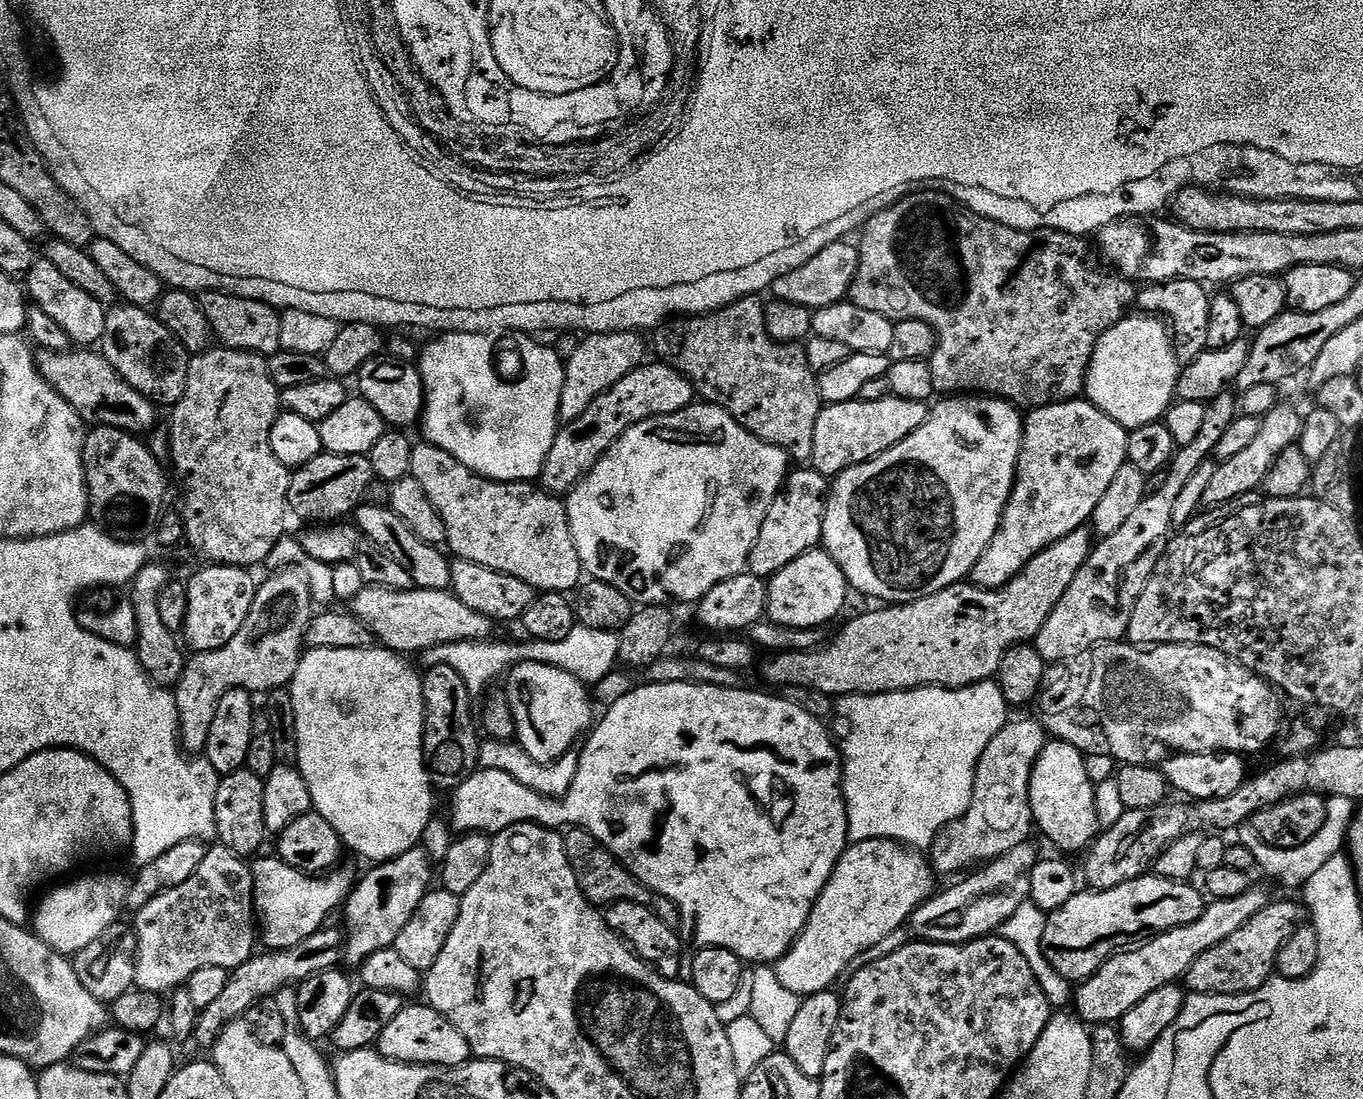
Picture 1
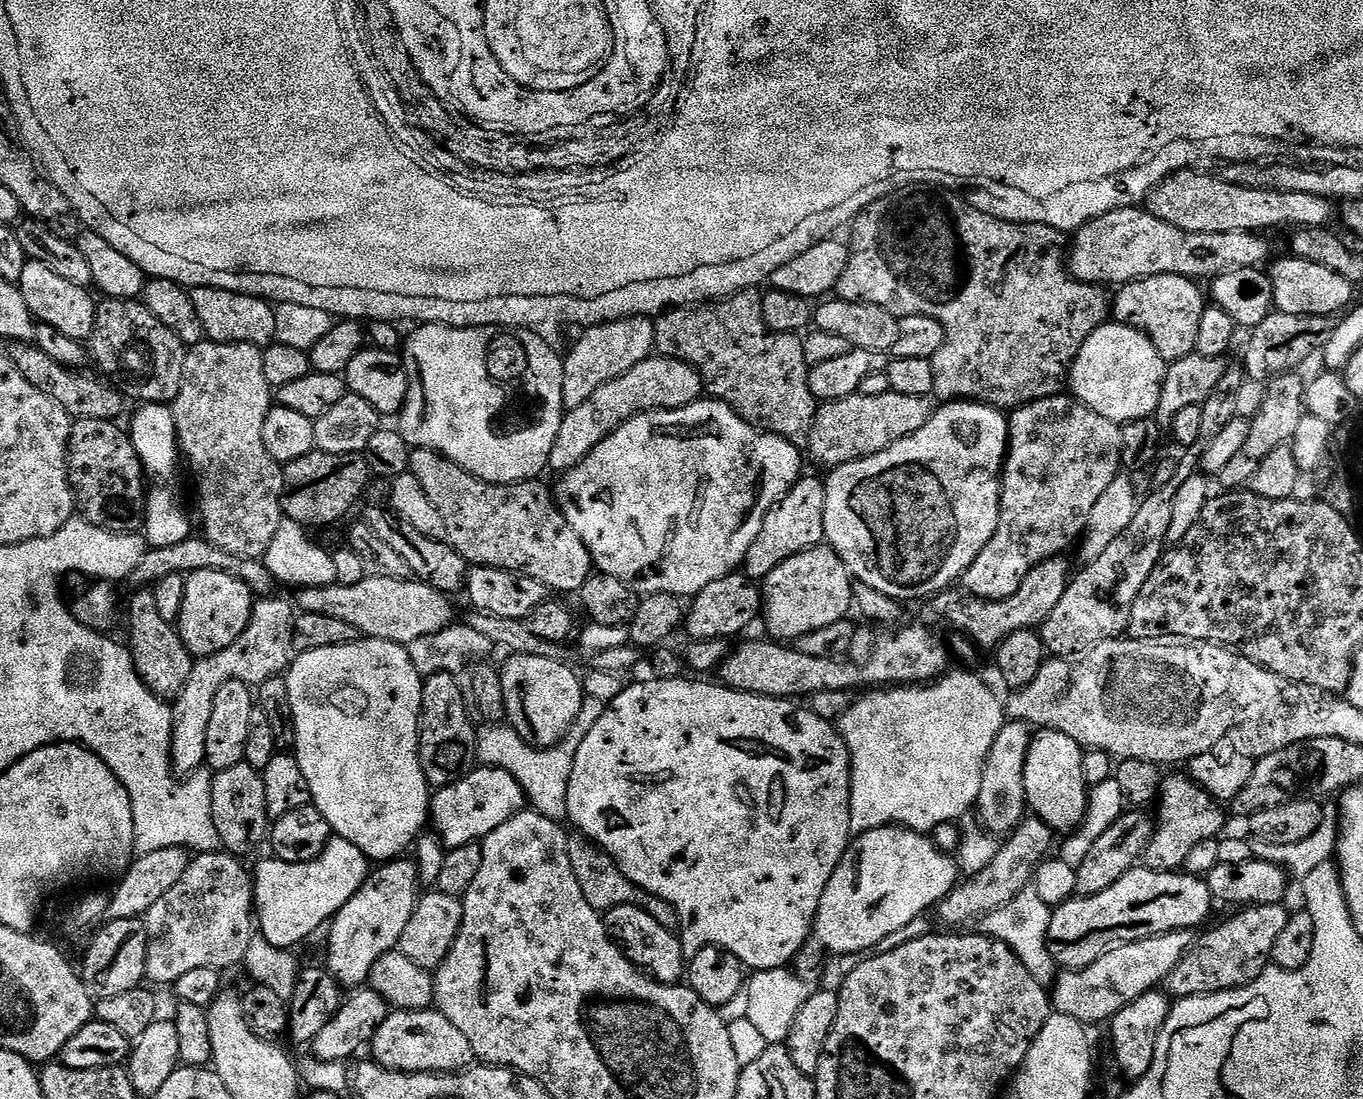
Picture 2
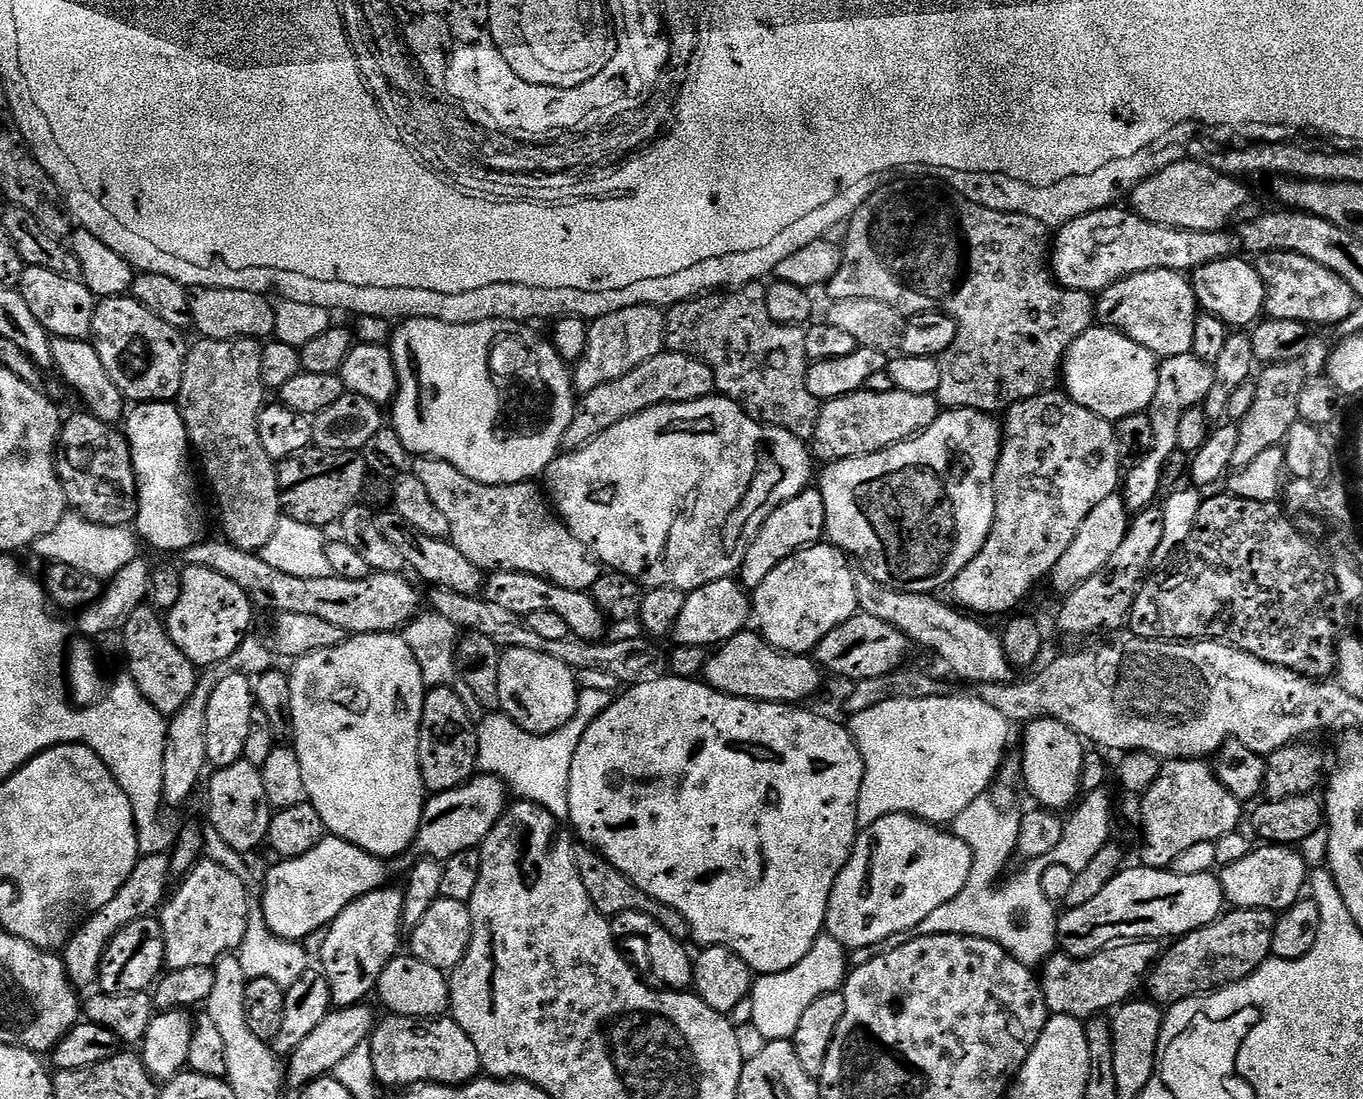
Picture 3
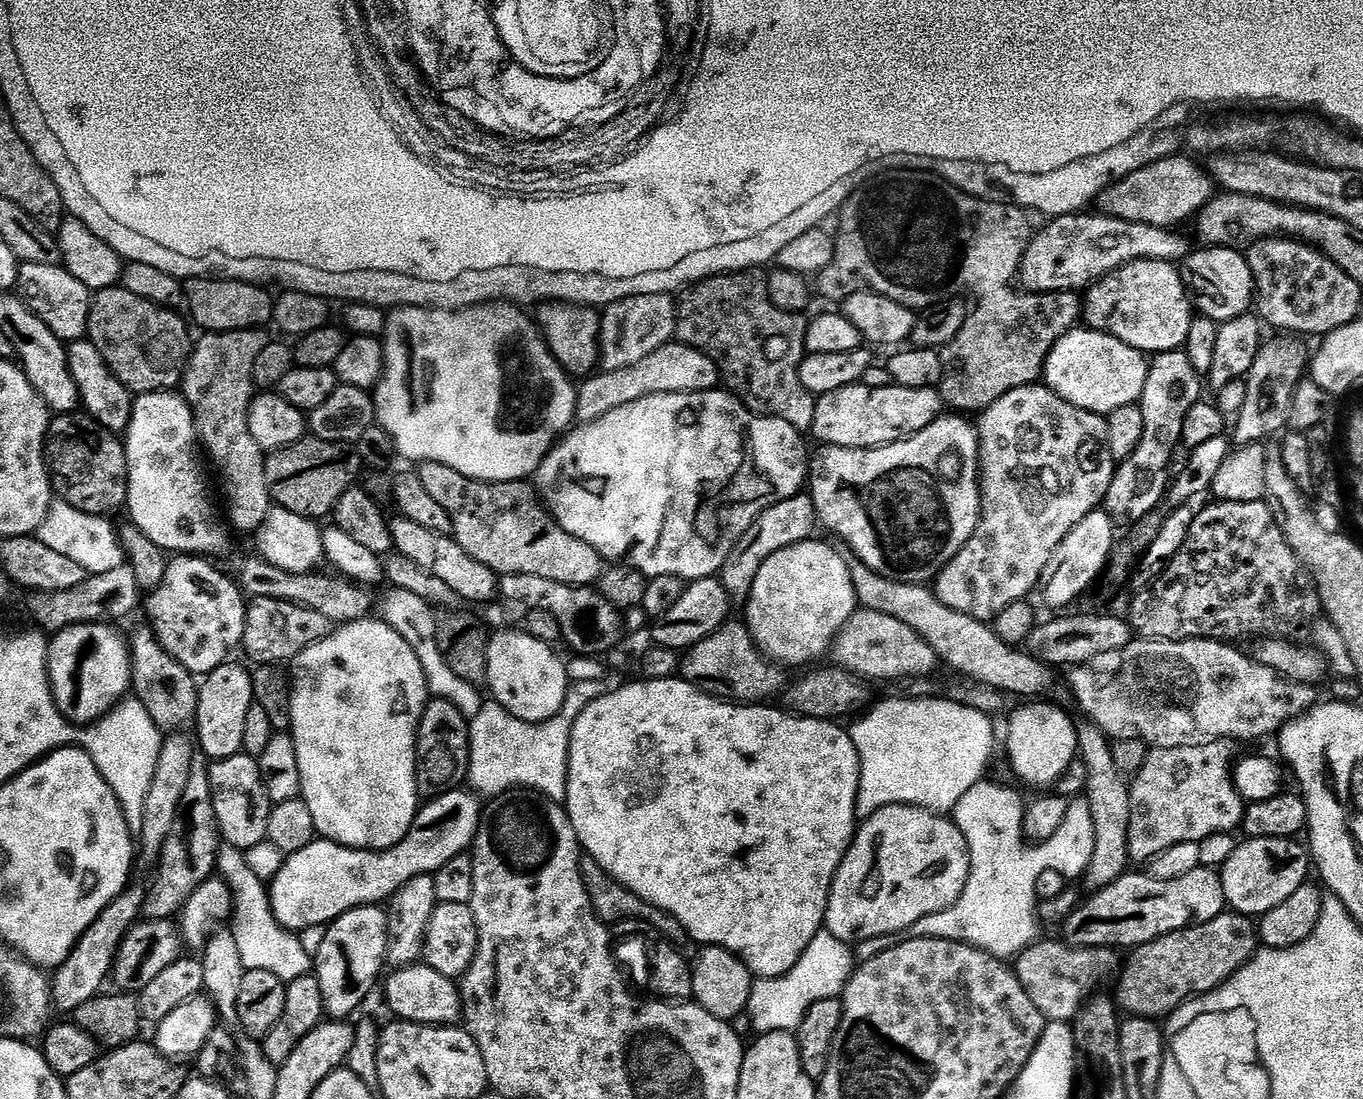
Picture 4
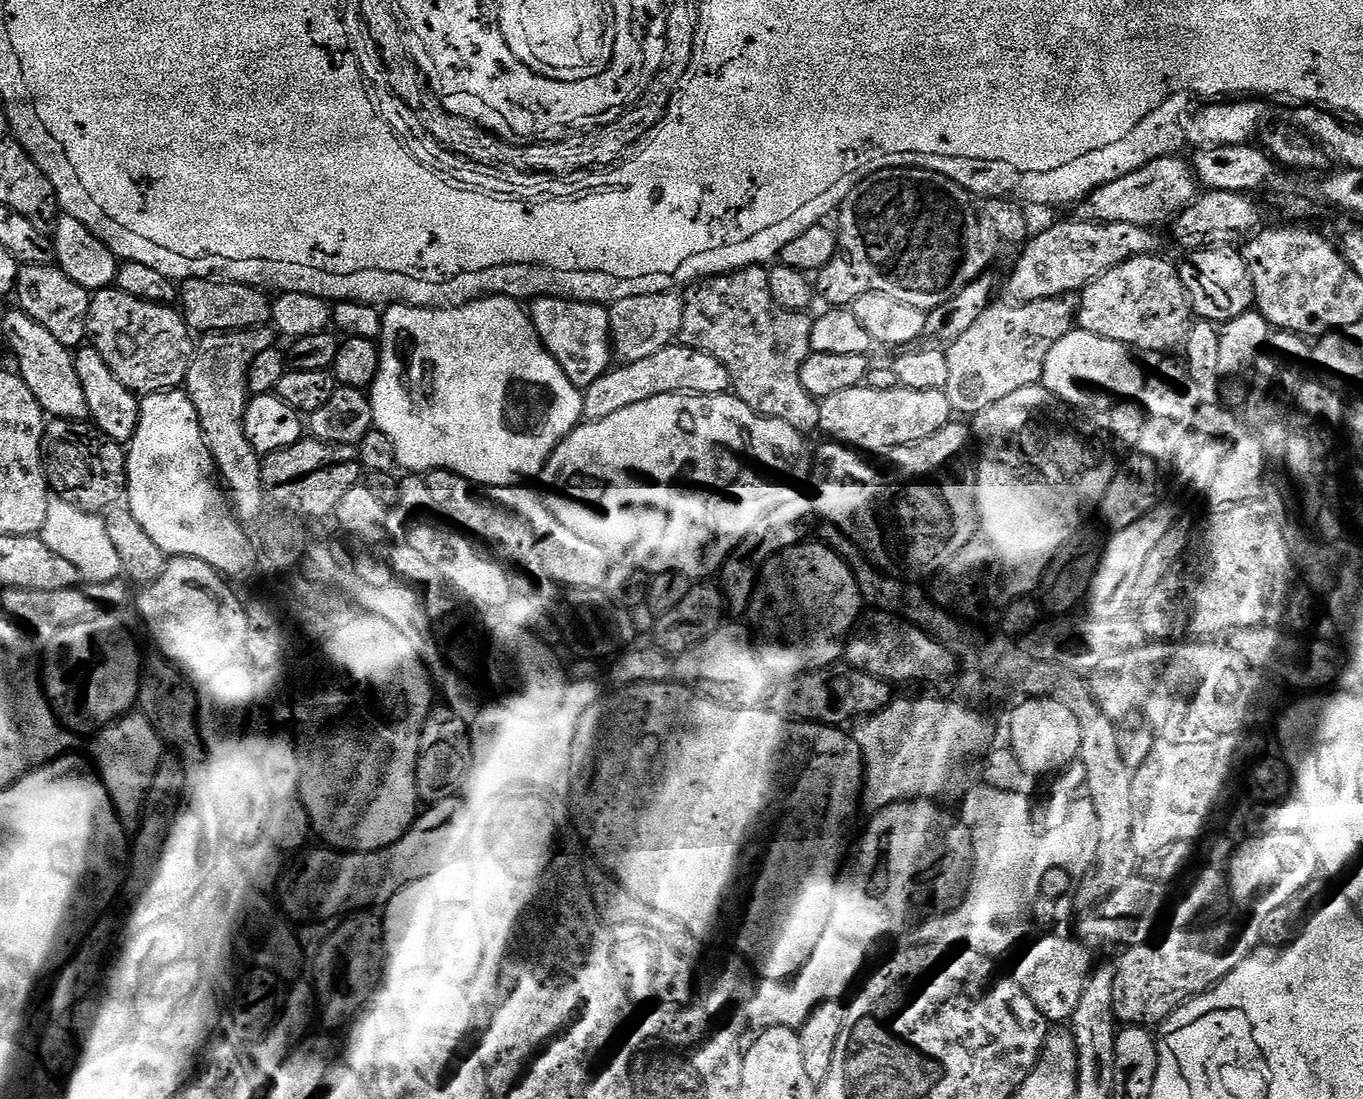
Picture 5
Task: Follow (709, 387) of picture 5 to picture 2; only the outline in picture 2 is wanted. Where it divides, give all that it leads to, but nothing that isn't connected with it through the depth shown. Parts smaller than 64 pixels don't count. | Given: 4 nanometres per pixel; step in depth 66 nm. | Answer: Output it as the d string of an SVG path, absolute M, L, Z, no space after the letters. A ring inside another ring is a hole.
M653 354L648 359L638 362L634 370L626 370L618 378L598 386L582 406L570 408L565 411L564 421L558 430L558 438L554 438L554 450L550 450L548 468L556 471L556 474L569 472L574 466L578 466L611 432L618 430L627 420L633 420L635 416L641 416L643 412L658 412L665 408L681 408L690 406L694 401L705 395L706 389L700 372L694 366L690 366L684 360L675 360L673 356Z

